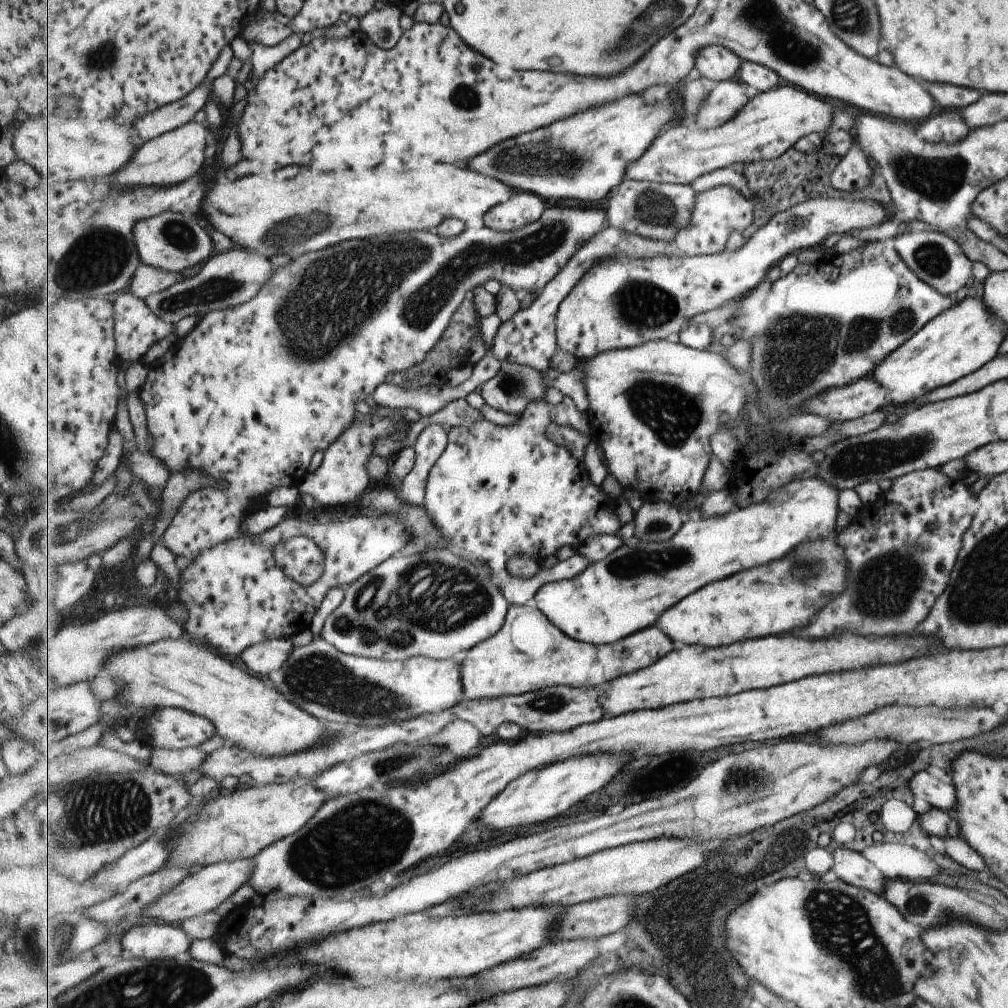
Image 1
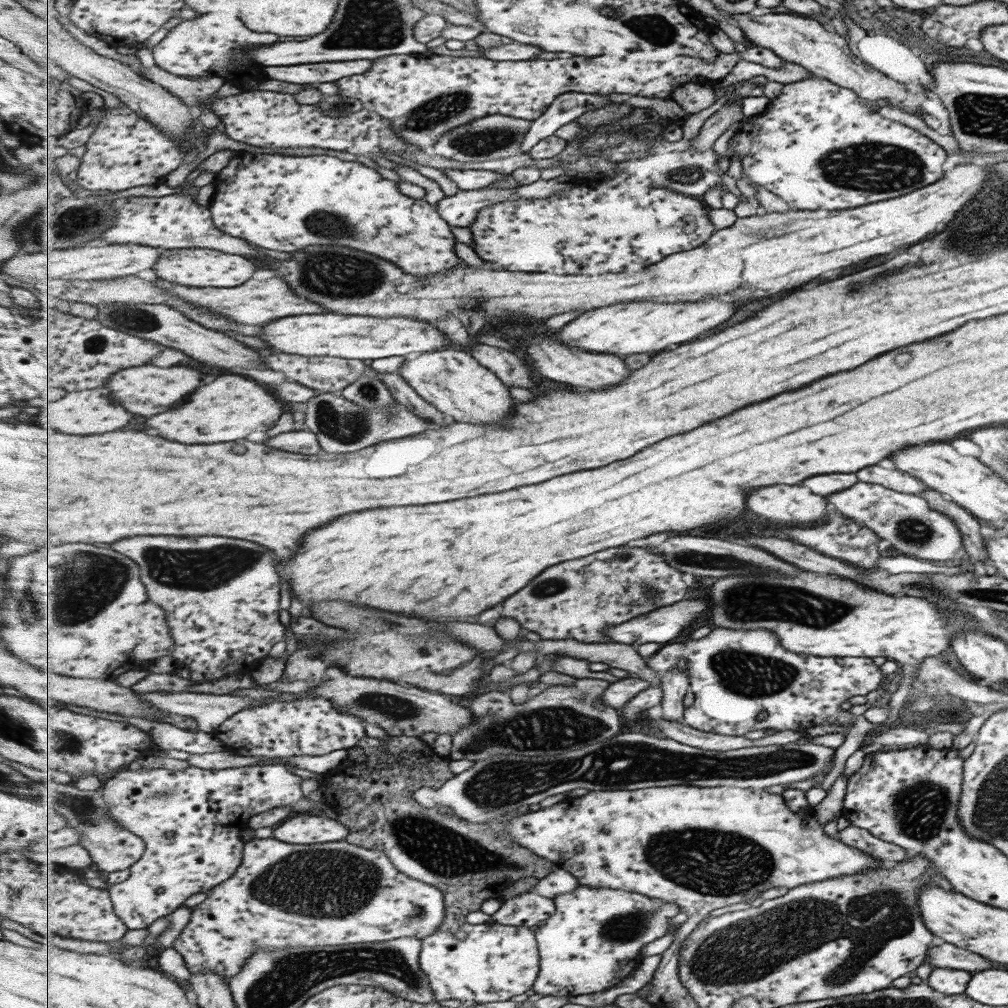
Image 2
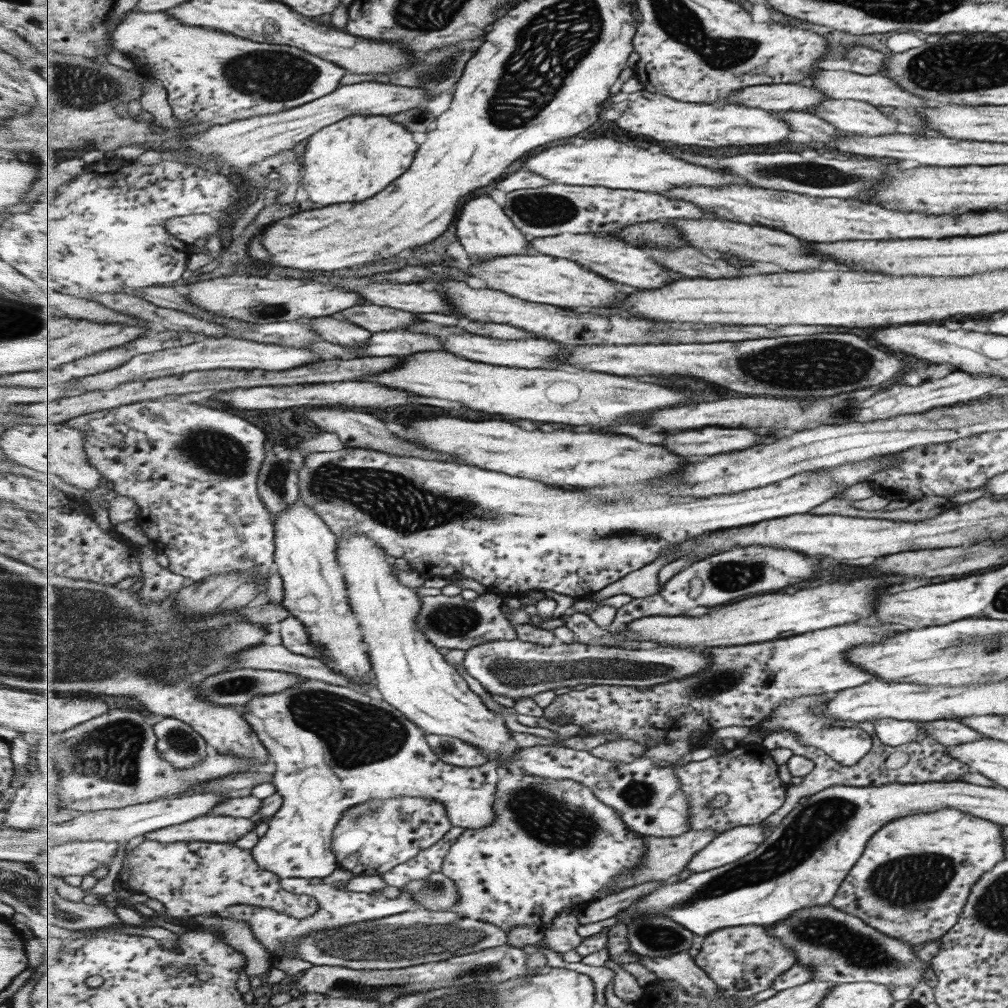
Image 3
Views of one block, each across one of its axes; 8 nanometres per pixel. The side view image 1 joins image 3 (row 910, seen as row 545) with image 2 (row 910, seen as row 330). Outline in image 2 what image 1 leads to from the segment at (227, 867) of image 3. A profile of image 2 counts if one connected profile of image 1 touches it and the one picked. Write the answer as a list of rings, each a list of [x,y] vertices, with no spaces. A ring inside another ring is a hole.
[[[274,836],[254,837],[247,842],[239,870],[228,881],[208,890],[206,899],[191,909],[191,920],[174,947],[184,956],[192,973],[216,972],[227,984],[260,948],[352,945],[403,937],[423,940],[445,920],[443,892],[399,871],[386,852],[366,849],[347,840],[306,845],[281,842]]]

